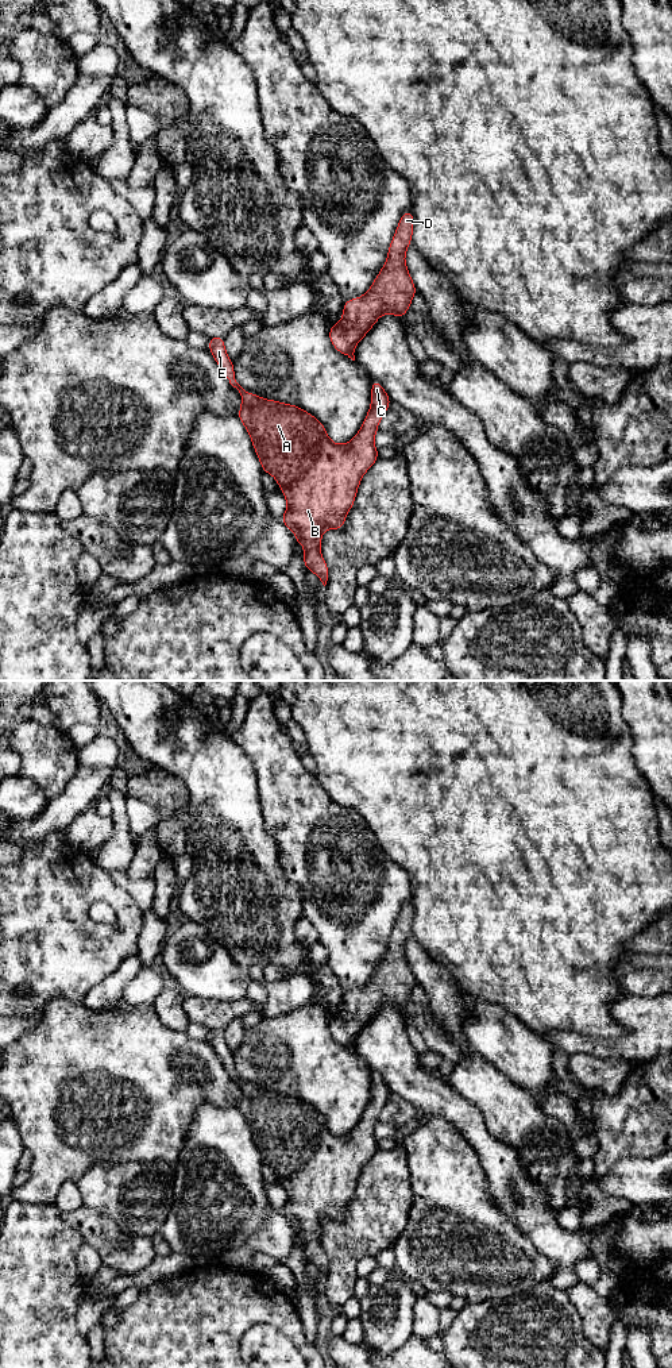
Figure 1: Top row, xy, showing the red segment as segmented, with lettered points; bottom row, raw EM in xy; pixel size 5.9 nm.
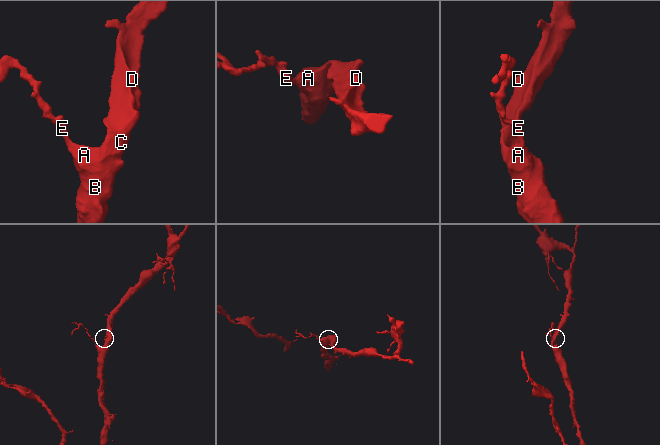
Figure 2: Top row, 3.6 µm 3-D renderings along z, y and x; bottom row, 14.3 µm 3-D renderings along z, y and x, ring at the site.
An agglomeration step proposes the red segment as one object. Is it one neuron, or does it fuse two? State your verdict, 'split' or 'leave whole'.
leave whole

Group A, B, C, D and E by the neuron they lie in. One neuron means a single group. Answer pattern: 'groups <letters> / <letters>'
groups A B C D E

